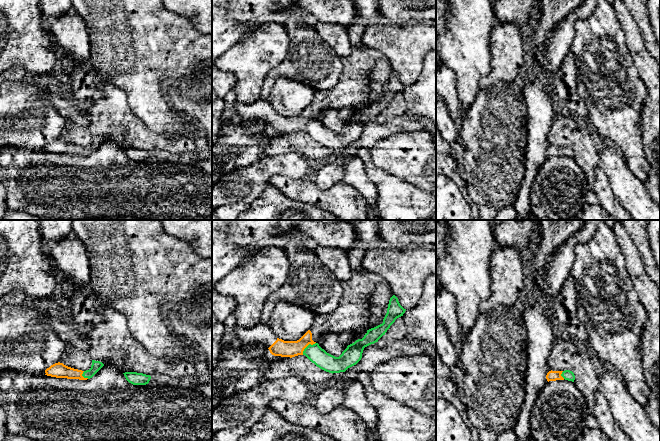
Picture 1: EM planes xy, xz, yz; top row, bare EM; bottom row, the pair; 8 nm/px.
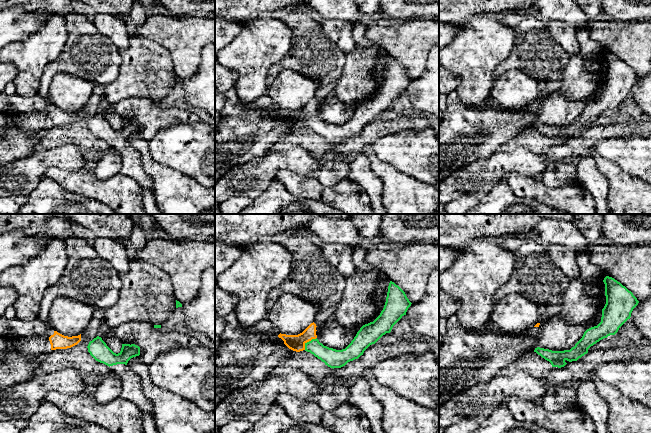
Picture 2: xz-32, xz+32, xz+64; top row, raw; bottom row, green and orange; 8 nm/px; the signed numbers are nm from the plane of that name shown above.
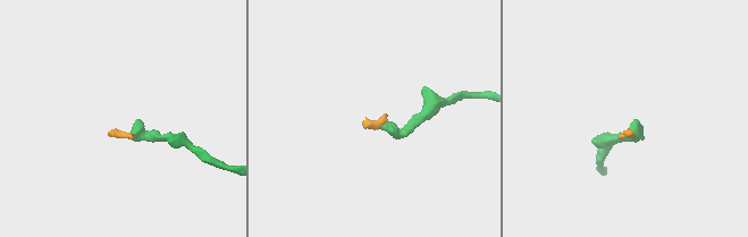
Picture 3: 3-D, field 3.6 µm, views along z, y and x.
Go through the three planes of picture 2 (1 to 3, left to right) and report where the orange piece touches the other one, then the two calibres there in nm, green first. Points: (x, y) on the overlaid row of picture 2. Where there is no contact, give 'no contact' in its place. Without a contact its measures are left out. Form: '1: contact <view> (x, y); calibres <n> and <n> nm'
1: no contact
2: contact xz+32 (309, 341); calibres 150 and 130 nm
3: no contact

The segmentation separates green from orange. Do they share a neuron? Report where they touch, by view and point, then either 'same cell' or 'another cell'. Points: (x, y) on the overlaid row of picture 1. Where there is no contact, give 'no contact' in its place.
xz (307, 346) | same cell

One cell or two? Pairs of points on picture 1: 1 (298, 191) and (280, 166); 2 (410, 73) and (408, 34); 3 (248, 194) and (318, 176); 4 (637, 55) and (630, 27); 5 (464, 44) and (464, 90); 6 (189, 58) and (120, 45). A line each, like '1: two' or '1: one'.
1: two
2: one
3: two
4: one
5: one
6: one

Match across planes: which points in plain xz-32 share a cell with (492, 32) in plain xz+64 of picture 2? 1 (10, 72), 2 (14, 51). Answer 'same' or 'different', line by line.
1: different
2: same

